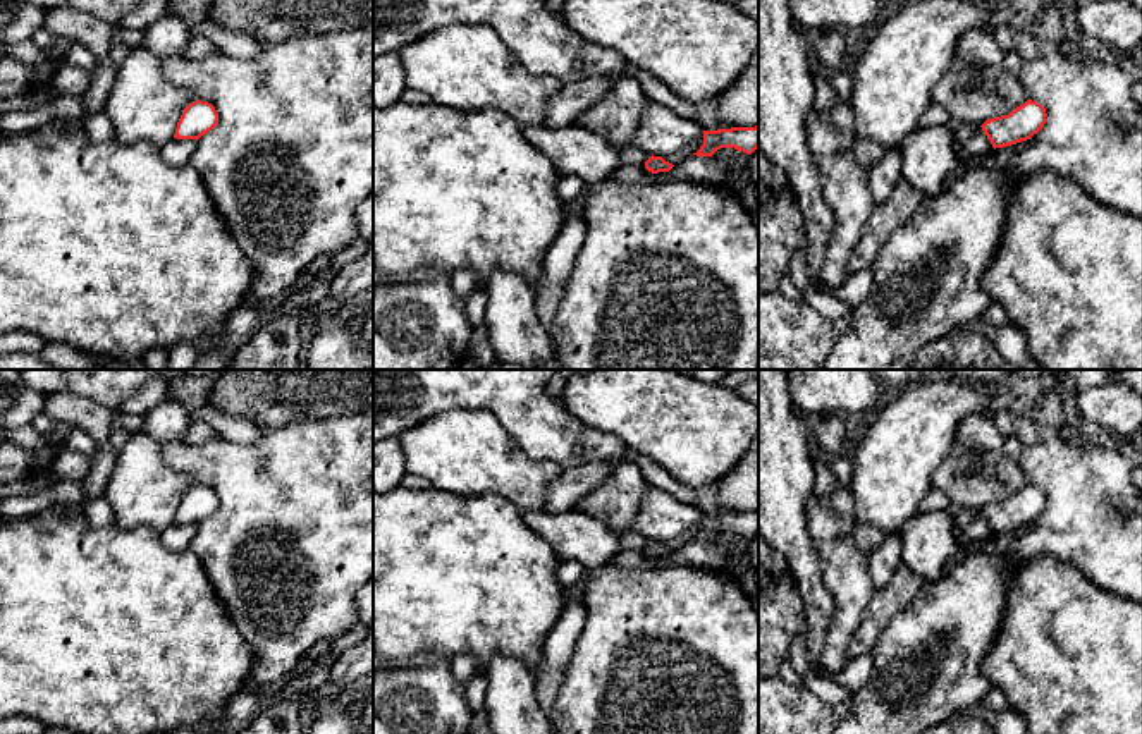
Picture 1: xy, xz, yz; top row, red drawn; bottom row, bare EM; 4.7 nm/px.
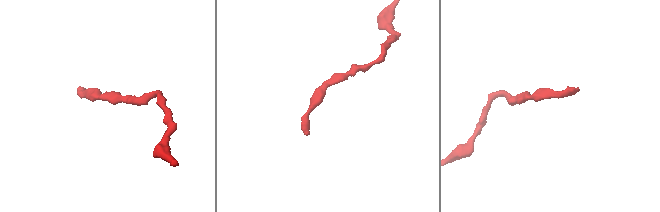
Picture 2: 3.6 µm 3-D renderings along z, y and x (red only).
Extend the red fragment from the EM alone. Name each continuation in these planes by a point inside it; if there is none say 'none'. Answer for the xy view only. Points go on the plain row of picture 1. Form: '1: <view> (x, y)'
none

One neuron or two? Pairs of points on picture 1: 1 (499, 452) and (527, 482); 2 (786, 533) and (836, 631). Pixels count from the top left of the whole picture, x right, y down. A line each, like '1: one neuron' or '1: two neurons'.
1: one neuron
2: two neurons

